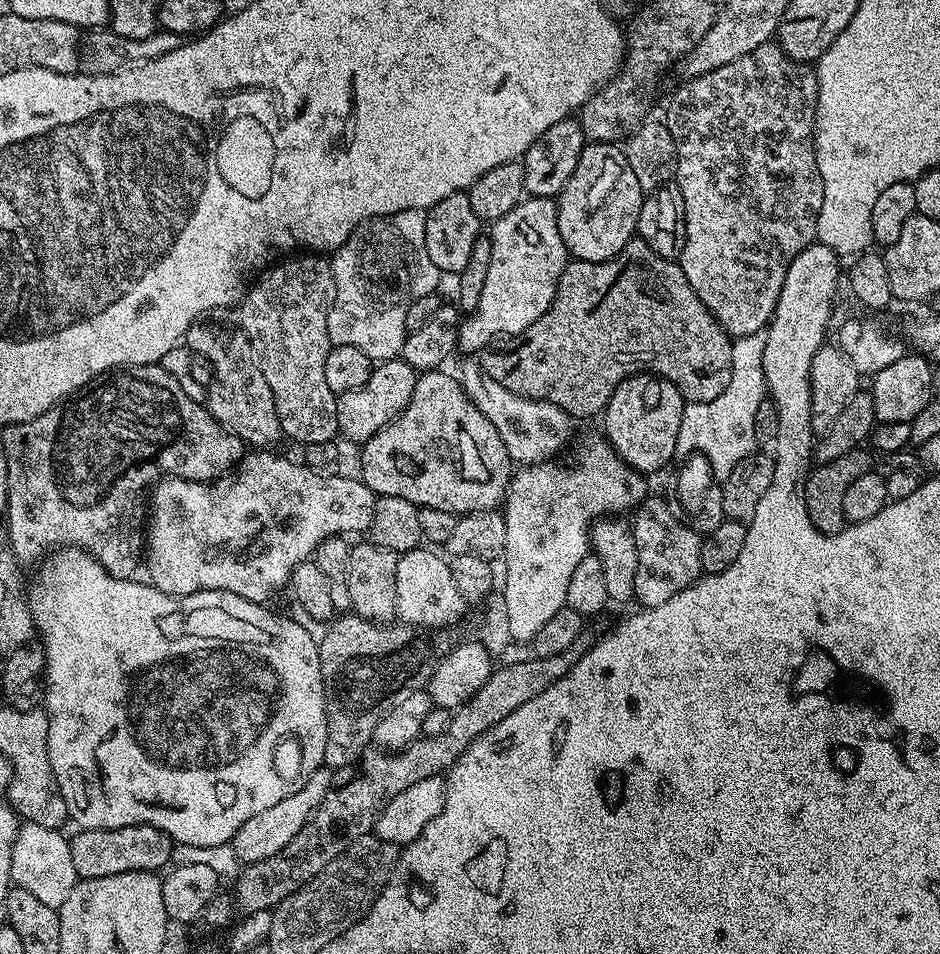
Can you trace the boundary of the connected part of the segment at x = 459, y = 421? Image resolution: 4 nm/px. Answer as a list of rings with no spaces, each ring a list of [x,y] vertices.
[[[444,370],[425,372],[414,386],[414,394],[398,419],[392,420],[378,434],[363,441],[360,452],[359,479],[377,496],[406,498],[417,508],[446,510],[459,518],[469,512],[490,512],[501,507],[508,491],[508,482],[514,475],[514,461],[506,454],[494,422],[474,406],[464,393],[455,375],[447,376]]]

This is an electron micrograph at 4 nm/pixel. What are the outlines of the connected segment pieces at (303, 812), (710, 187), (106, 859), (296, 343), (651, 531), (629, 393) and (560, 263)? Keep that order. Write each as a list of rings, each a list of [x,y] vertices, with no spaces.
[[[320,767],[310,774],[306,786],[298,790],[295,794],[290,794],[290,798],[282,798],[282,802],[277,802],[274,806],[269,806],[267,810],[262,810],[262,814],[254,814],[254,818],[246,818],[242,826],[234,834],[230,841],[234,854],[237,855],[239,863],[247,866],[254,862],[262,862],[262,858],[274,858],[290,842],[294,842],[294,834],[306,826],[306,822],[318,810],[322,798],[326,798],[326,790],[330,790],[333,769]]]
[[[769,42],[758,46],[758,50],[750,50],[750,54],[742,54],[742,58],[734,58],[734,62],[726,62],[726,66],[718,66],[718,70],[710,70],[701,76],[685,79],[685,84],[668,100],[668,113],[662,116],[670,134],[676,143],[676,170],[674,182],[680,187],[684,203],[684,245],[678,257],[680,269],[686,274],[686,282],[694,290],[694,294],[710,310],[710,314],[719,322],[720,327],[729,337],[749,336],[755,332],[764,332],[776,309],[778,294],[782,290],[782,282],[786,278],[786,270],[794,258],[806,246],[816,240],[816,223],[822,210],[824,183],[816,161],[816,103],[818,102],[818,82],[813,65],[808,62],[792,60],[781,50],[779,43]]]
[[[135,824],[121,828],[85,828],[70,840],[70,859],[82,880],[106,878],[110,874],[127,872],[155,872],[169,867],[174,841],[162,830],[149,824]]]
[[[296,254],[261,271],[245,291],[238,308],[239,327],[248,335],[248,341],[262,370],[262,378],[266,378],[266,383],[270,385],[270,394],[274,394],[281,433],[297,440],[300,446],[335,441],[340,431],[336,413],[337,393],[326,386],[326,354],[330,347],[327,316],[334,301],[335,278],[331,263],[320,254]]]
[[[649,495],[636,505],[634,509],[636,521],[633,519],[630,524],[634,534],[634,546],[638,546],[638,571],[634,574],[634,600],[635,603],[640,603],[637,605],[644,608],[662,606],[662,602],[667,602],[668,599],[674,598],[674,594],[689,588],[702,575],[700,567],[701,533],[690,530],[690,526],[674,518],[668,501],[663,495],[651,496]]]
[[[655,374],[628,376],[616,387],[603,410],[603,439],[629,468],[641,474],[656,472],[676,456],[678,426],[682,426],[685,403],[684,395],[669,380]]]
[[[528,196],[510,214],[491,225],[492,253],[486,286],[478,306],[460,322],[459,351],[479,353],[493,340],[516,336],[526,326],[538,322],[558,290],[558,278],[570,259],[562,234],[558,234],[556,200],[547,196]]]

